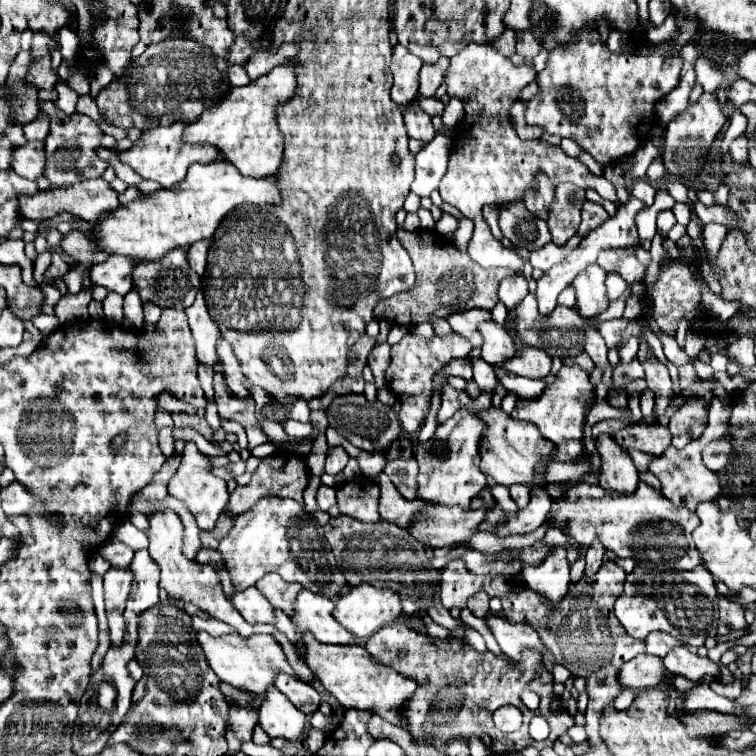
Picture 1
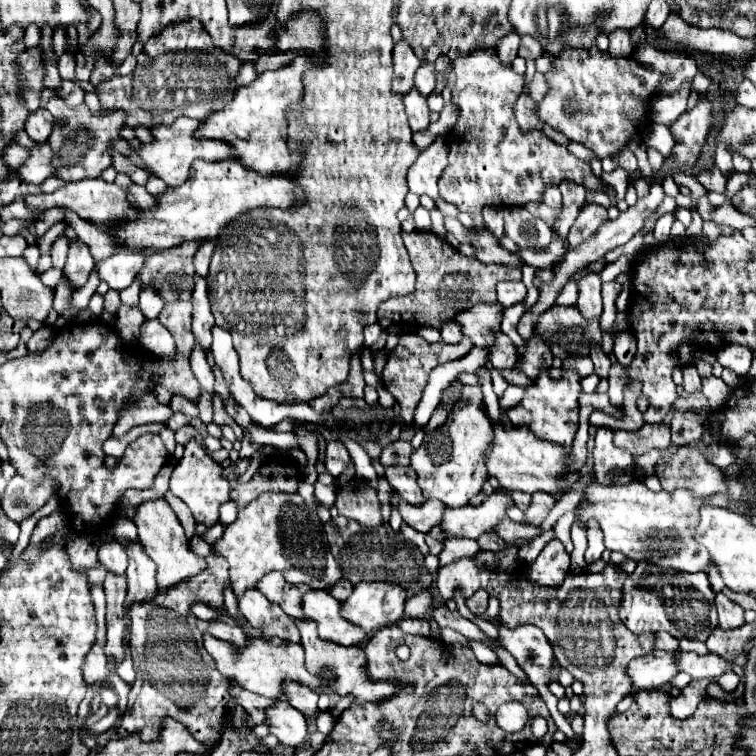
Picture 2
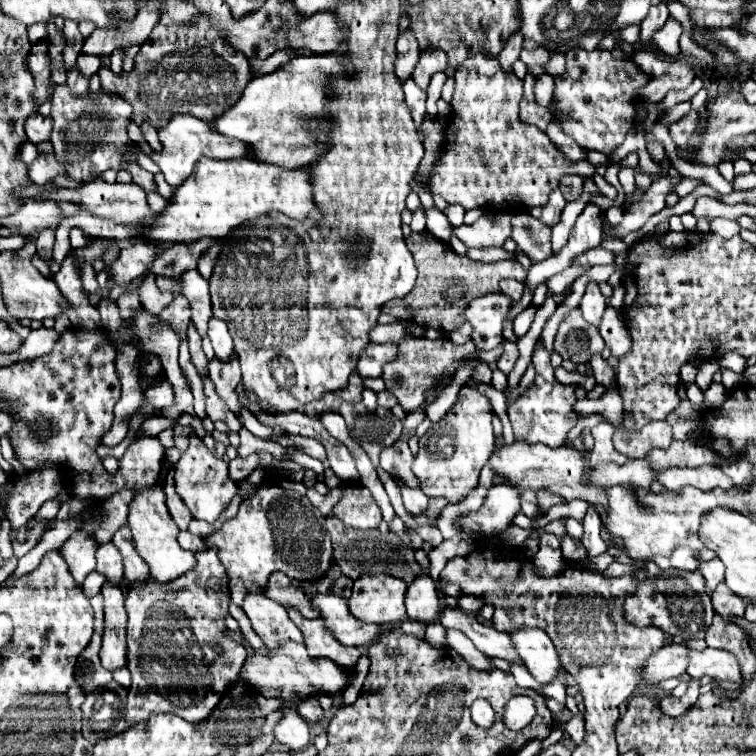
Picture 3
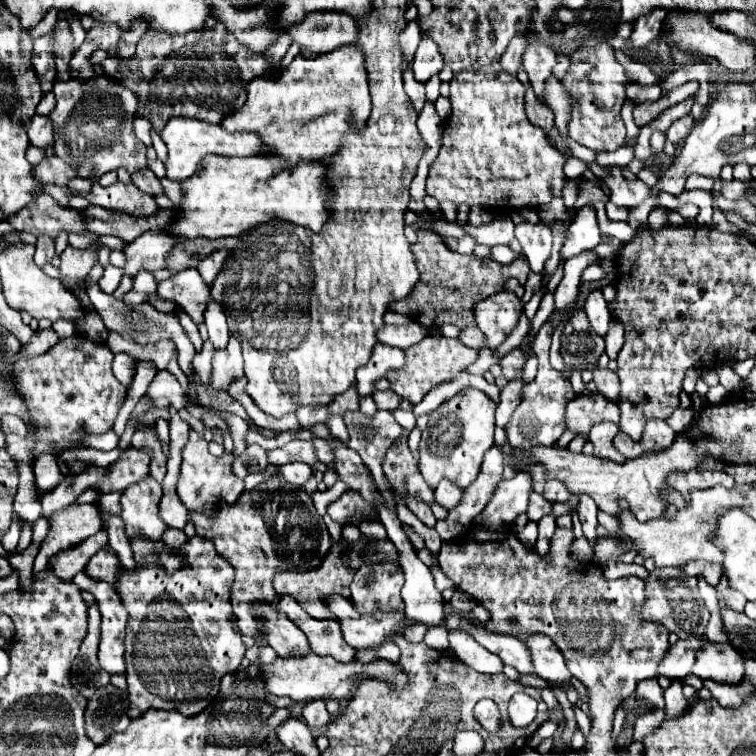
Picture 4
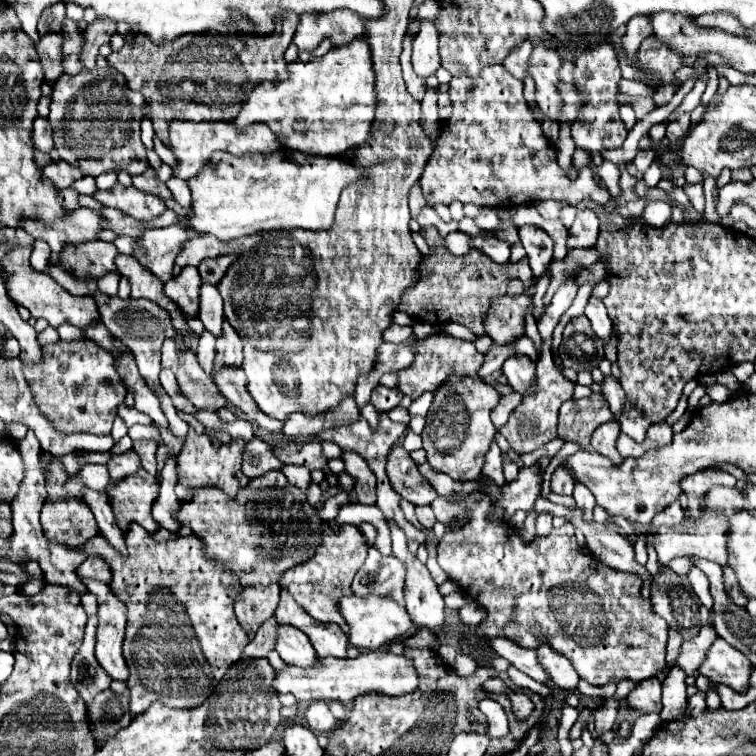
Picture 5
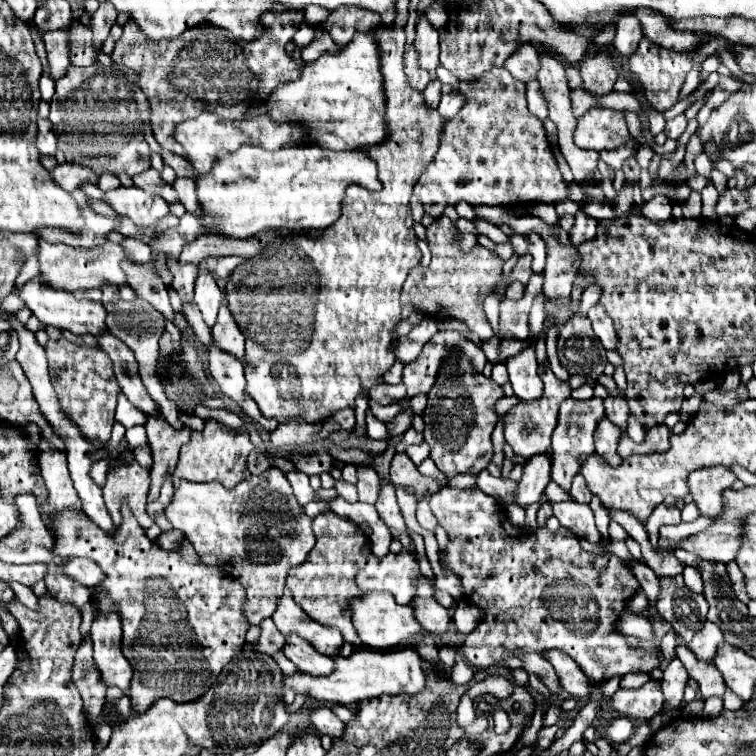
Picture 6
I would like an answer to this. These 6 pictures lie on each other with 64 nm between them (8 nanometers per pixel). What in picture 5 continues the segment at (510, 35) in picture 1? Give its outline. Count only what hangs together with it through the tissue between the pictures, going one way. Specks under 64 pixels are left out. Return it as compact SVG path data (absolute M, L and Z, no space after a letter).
M522 42L520 46L516 46L506 58L504 58L504 66L508 68L508 72L512 76L516 76L518 80L524 80L526 76L530 76L530 64L528 58L532 54L532 44L530 42Z

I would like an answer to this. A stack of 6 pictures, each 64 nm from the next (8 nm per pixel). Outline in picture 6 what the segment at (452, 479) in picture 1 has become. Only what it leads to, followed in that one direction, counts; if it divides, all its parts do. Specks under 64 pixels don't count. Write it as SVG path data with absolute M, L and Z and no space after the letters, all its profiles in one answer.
M462 358L448 366L444 362L436 376L436 384L428 392L428 406L424 410L424 440L430 444L430 458L446 476L478 474L492 460L492 430L498 422L494 410L496 402L504 396L502 386L484 374L470 372Z

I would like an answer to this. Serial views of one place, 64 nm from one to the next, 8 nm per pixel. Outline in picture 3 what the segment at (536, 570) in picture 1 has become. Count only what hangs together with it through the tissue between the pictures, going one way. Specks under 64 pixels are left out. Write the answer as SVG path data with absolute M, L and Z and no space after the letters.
M544 532L540 536L540 548L534 554L534 564L536 564L536 570L542 576L556 576L556 574L560 574L564 570L566 560L562 556L560 542L558 542L556 534Z

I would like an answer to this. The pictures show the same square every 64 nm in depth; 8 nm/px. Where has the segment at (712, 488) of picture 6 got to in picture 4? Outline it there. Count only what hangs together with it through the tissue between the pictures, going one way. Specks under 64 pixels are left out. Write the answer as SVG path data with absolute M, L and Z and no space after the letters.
M692 470L692 472L684 472L684 474L672 474L668 478L668 484L682 492L684 496L690 498L692 490L704 490L704 488L712 488L716 484L722 484L726 488L734 486L734 478L726 472L708 472L708 470Z

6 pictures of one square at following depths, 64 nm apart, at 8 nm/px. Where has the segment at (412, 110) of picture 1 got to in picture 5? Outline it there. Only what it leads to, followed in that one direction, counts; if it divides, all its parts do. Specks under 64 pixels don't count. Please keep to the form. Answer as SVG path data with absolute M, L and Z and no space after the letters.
M406 36L404 38L404 52L400 56L400 62L402 62L402 72L404 72L404 82L406 82L406 88L408 92L414 96L414 100L422 100L424 92L426 92L426 78L420 78L414 68L412 68L412 62L410 62L410 52L412 52L412 38Z

